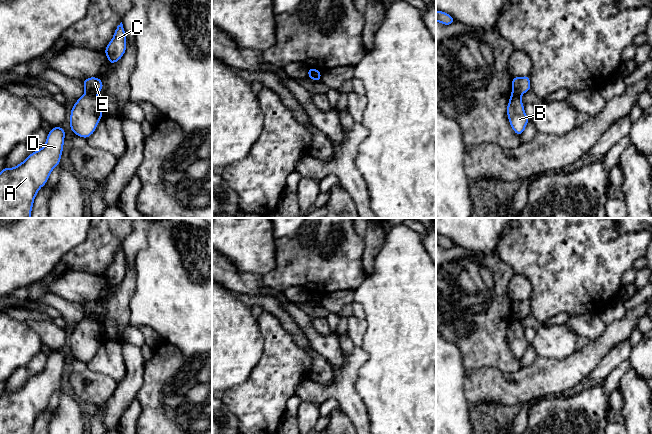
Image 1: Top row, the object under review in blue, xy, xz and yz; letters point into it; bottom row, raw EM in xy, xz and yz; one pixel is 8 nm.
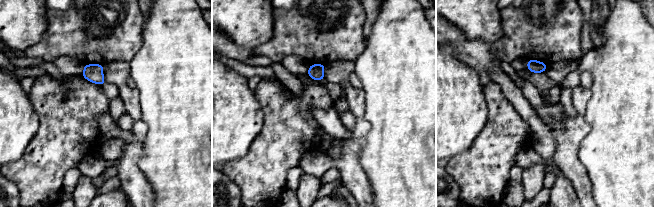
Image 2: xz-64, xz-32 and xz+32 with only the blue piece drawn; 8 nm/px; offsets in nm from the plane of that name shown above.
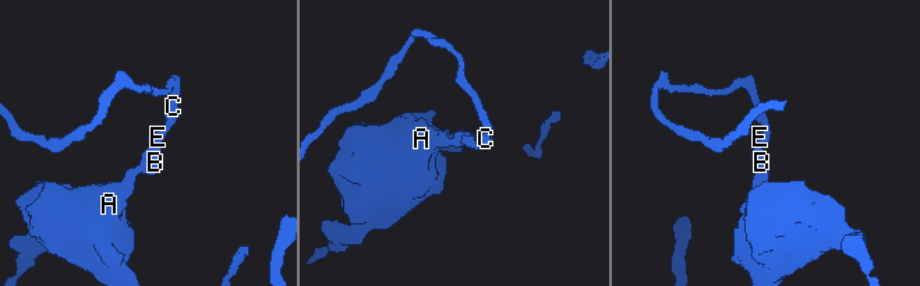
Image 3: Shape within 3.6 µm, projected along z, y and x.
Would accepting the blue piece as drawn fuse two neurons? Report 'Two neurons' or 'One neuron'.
Two neurons

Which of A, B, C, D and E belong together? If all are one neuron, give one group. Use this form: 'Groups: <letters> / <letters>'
Groups: A B D / C E

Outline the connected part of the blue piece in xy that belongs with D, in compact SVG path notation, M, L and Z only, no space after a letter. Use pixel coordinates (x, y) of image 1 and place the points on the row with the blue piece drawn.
M61 126L53 127L41 149L31 153L17 166L3 168L0 172L0 218L32 218L31 210L35 196L47 183L53 169L60 164L65 133Z

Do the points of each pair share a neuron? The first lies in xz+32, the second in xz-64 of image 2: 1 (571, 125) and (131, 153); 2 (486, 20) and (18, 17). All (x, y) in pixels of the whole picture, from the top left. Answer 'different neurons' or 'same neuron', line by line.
1: same neuron
2: same neuron

